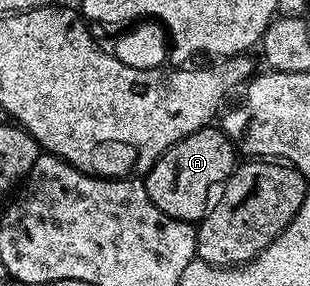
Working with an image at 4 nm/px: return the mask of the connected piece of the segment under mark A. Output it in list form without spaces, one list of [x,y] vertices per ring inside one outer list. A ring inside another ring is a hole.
[[[207,126],[176,142],[145,173],[148,198],[164,214],[177,220],[201,221],[212,204],[212,193],[230,176],[236,167],[234,143],[218,126]]]

